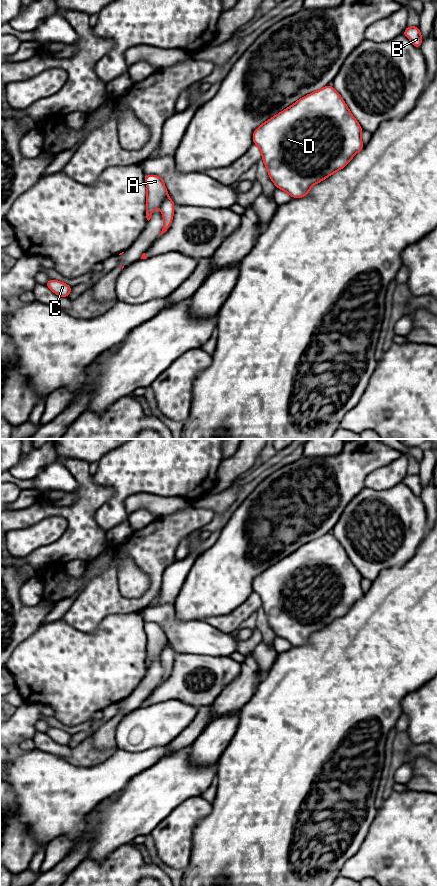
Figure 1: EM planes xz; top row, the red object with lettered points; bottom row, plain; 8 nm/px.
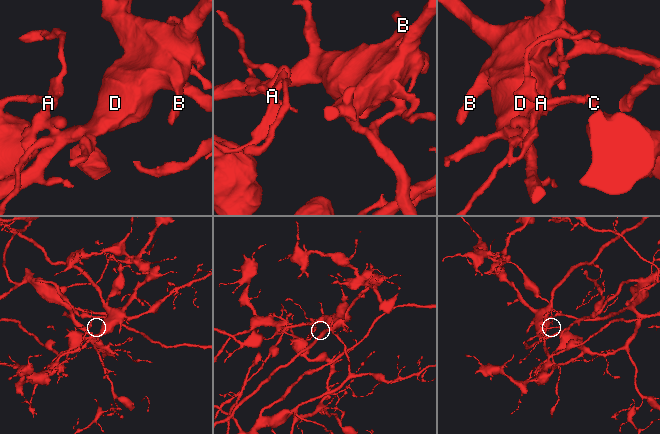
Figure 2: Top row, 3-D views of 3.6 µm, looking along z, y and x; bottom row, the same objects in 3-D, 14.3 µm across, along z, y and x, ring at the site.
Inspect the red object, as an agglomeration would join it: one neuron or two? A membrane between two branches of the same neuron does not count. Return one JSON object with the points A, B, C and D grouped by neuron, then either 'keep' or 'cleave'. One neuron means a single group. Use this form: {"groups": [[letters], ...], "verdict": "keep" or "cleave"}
{"groups": [["A", "B", "D"], ["C"]], "verdict": "cleave"}

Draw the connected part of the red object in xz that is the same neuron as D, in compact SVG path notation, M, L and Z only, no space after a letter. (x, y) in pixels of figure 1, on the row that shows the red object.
M328 85L302 97L290 107L261 124L253 132L252 140L259 147L262 161L276 188L285 191L292 198L302 198L308 195L313 185L343 169L354 155L363 149L362 130L340 94L332 85Z

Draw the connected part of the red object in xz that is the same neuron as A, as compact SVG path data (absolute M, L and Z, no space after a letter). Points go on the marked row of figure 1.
M145 175L144 181L146 183L146 218L149 221L152 217L152 212L156 208L163 208L165 210L174 209L173 202L168 197L168 191L164 184L162 177L158 175Z

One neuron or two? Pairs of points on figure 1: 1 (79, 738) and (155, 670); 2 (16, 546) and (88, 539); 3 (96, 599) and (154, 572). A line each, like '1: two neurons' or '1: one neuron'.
1: one neuron
2: two neurons
3: one neuron

